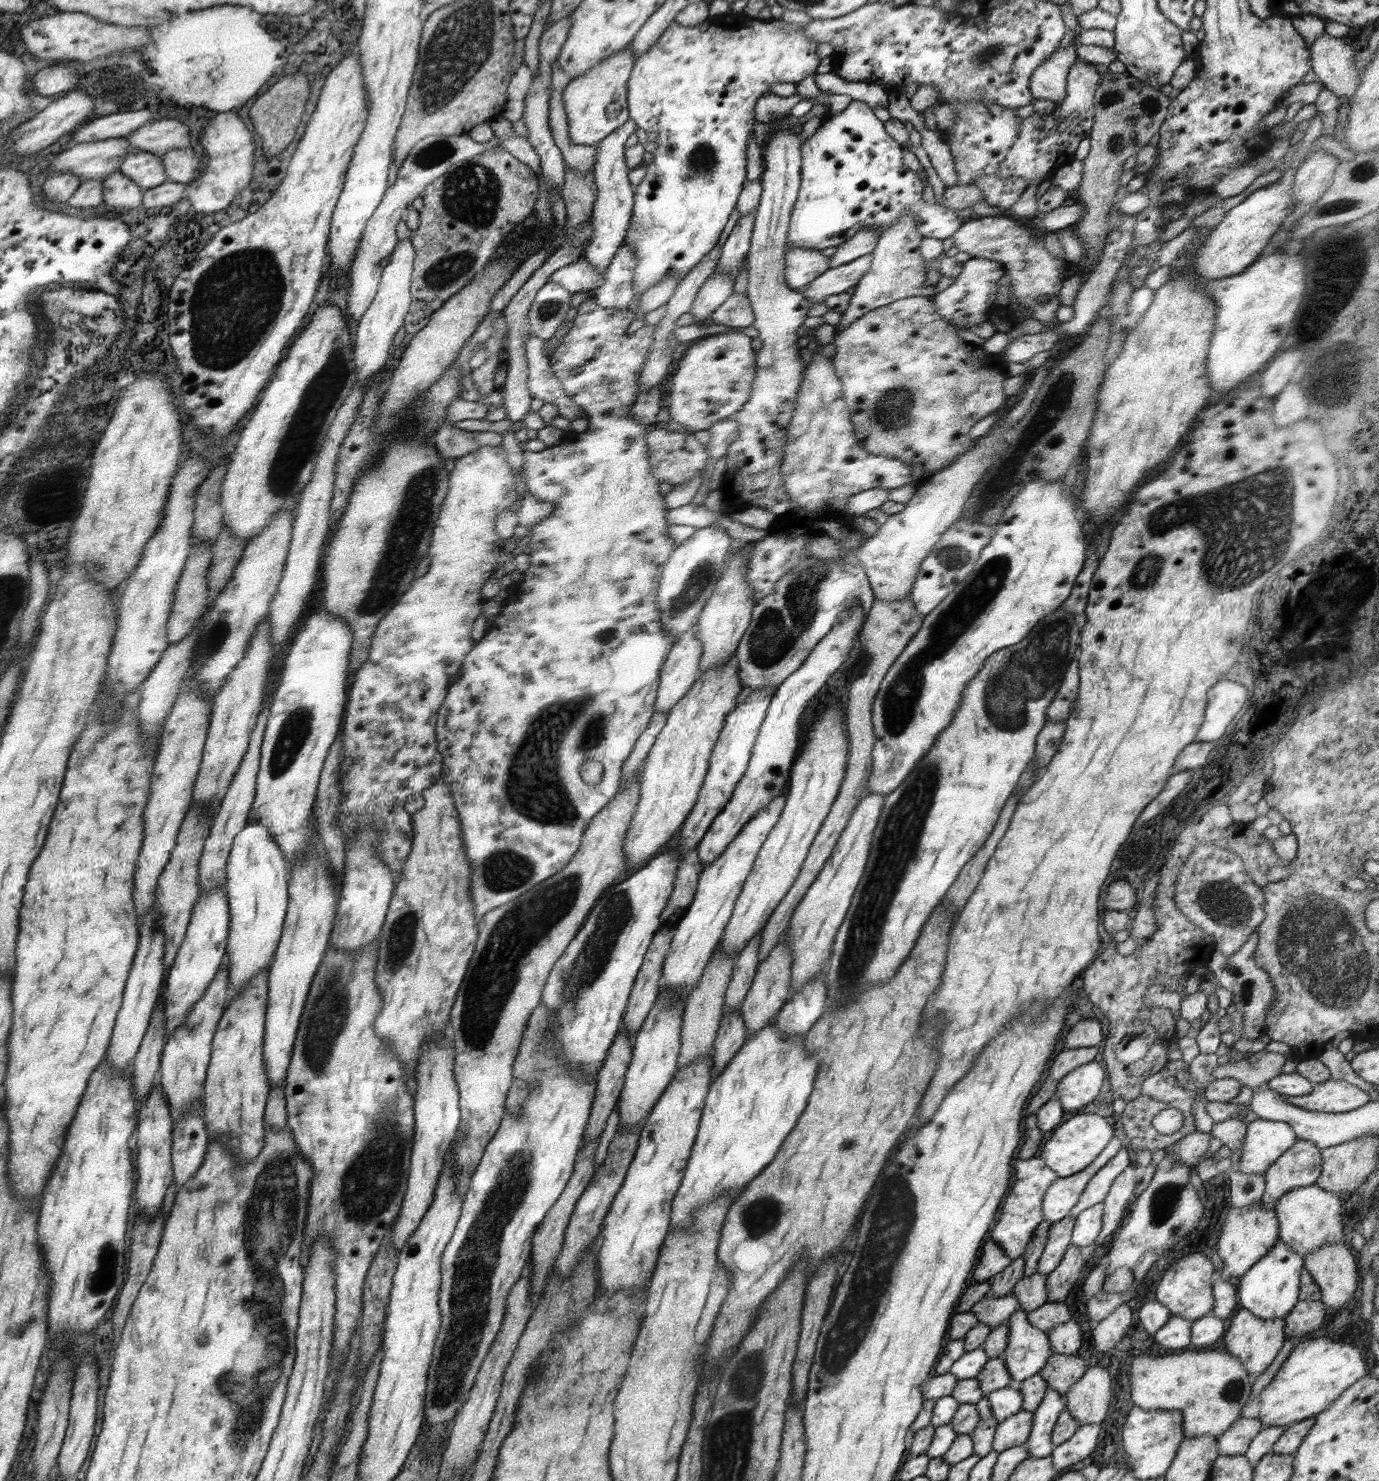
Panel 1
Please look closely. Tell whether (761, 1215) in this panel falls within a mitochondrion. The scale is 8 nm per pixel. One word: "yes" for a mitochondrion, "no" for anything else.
yes

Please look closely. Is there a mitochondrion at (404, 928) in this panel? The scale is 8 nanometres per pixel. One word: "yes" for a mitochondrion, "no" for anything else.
yes

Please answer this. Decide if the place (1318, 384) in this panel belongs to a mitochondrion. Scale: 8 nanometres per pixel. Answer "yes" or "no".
no

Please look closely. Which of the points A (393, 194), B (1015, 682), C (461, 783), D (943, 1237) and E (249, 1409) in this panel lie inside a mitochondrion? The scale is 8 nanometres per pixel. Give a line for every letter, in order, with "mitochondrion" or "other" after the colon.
A: other
B: mitochondrion
C: other
D: other
E: mitochondrion

